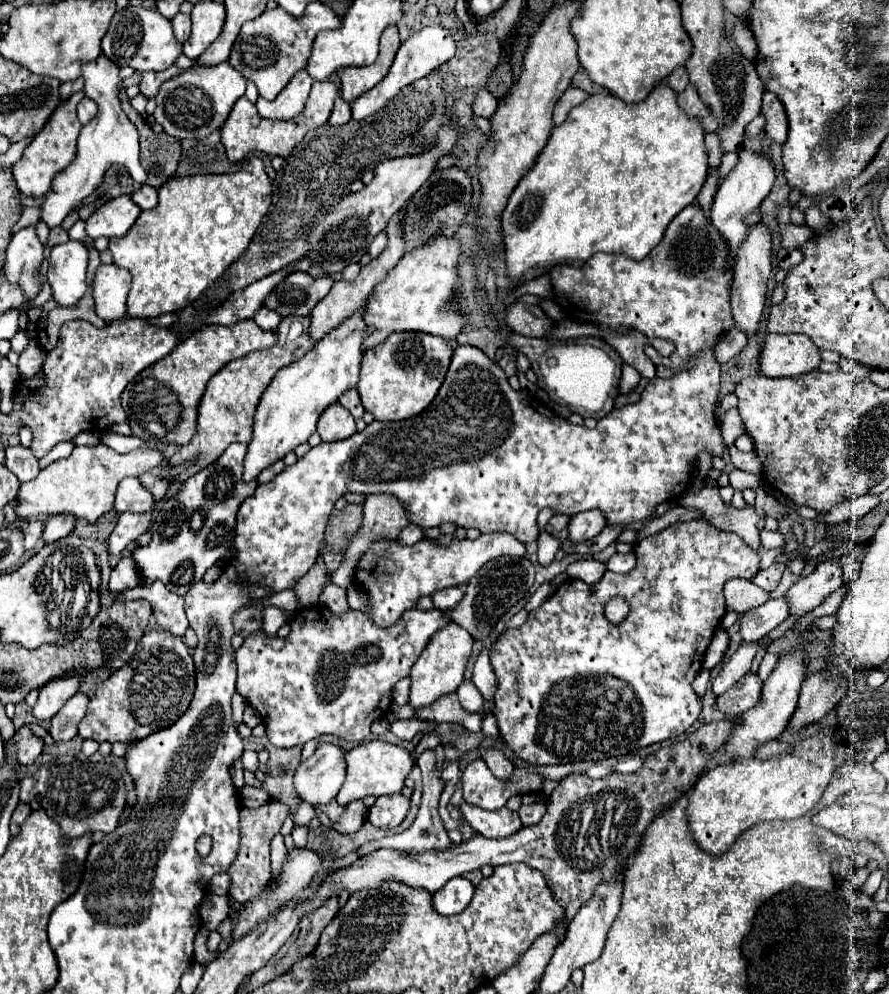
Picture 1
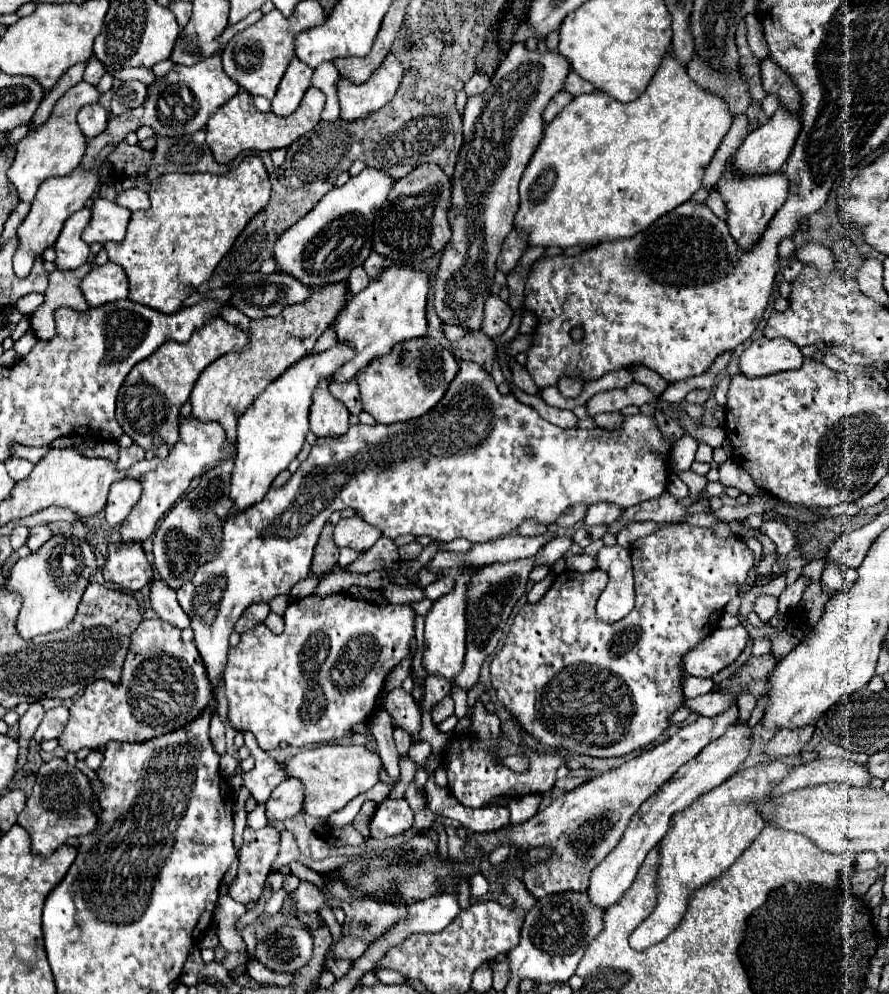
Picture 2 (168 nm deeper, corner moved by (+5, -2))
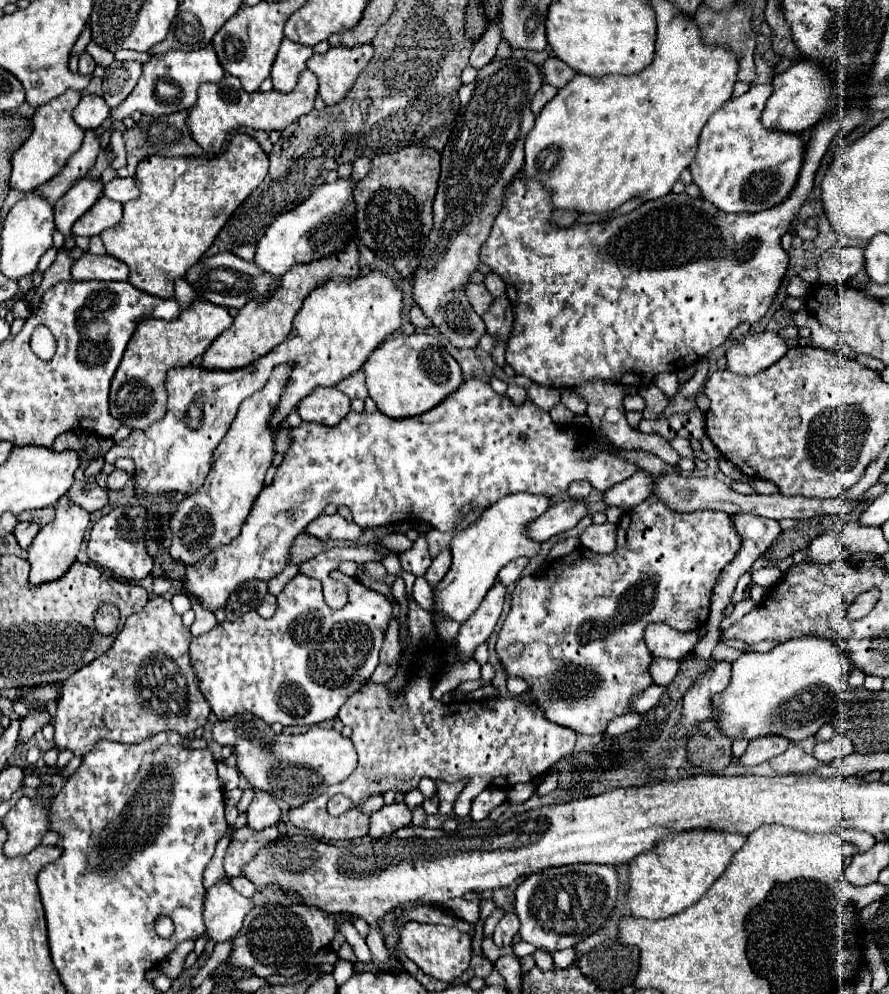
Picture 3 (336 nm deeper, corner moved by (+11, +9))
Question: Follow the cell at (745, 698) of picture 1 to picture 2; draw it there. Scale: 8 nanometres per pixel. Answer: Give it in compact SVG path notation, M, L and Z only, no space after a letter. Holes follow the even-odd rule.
M708 692L696 698L684 698L680 706L690 708L692 712L700 714L700 716L716 716L718 712L726 710L732 702L736 700L736 696L724 696L718 692Z

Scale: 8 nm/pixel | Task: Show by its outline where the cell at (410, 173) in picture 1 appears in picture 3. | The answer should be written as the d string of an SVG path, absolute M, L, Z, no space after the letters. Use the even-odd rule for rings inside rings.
M352 177L336 179L334 183L324 183L302 205L280 215L258 241L254 263L266 273L282 277L298 263L326 259L344 251L344 247L358 239L354 187L356 181L352 181Z

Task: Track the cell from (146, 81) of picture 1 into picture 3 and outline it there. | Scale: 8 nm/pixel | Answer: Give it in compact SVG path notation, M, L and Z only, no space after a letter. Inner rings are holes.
M94 41L86 47L86 53L90 53L90 55L94 57L94 61L96 61L98 65L102 65L102 67L108 67L108 65L114 61L114 53L110 53L110 51L102 49L102 47L100 47L100 45L96 45Z

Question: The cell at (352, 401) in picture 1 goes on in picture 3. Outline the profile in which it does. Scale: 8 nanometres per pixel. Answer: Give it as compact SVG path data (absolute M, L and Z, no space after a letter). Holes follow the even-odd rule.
M356 371L350 377L342 379L336 385L336 389L340 389L350 399L366 399L368 397L368 391L366 391L366 385L364 385L364 373L362 371Z

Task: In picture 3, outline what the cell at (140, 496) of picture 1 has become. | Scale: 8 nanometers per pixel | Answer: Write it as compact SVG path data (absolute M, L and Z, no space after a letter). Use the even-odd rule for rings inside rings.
M116 469L114 473L110 473L110 475L108 475L106 485L108 485L108 489L110 489L110 491L122 491L122 489L126 487L126 483L128 483L128 481L130 481L130 475L128 475L126 471Z

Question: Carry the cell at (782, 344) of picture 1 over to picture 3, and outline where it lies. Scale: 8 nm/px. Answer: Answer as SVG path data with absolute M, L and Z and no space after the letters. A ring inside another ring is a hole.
M760 331L742 337L726 351L728 369L732 373L756 375L758 371L768 369L788 351L786 339L778 331Z

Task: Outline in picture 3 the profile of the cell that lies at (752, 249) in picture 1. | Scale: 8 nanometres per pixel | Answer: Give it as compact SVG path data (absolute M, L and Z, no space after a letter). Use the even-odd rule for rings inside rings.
M752 85L742 97L730 99L716 111L700 133L698 153L690 163L702 197L726 213L754 213L778 205L796 185L804 143L800 135L764 129L760 115L772 85Z

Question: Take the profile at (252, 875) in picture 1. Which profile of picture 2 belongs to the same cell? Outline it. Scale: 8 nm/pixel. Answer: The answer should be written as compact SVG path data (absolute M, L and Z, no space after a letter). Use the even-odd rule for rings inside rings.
M272 826L262 830L244 830L244 844L238 852L240 868L230 884L230 896L242 904L258 900L264 890L266 876L280 852L280 832Z

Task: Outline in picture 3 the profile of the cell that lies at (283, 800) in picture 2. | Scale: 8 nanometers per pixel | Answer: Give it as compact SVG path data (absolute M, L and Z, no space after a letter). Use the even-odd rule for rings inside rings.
M256 791L254 801L248 807L248 825L252 829L264 829L280 821L280 807L276 799L264 791Z

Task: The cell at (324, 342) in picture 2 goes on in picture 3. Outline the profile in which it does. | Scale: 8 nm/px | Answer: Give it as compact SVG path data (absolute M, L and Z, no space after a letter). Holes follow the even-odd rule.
M316 387L310 397L300 401L296 411L302 421L314 421L332 427L350 411L350 399L336 387Z

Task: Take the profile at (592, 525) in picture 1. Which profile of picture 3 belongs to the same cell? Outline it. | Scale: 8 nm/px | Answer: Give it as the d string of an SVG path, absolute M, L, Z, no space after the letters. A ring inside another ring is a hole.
M636 473L628 481L622 481L620 485L614 485L604 493L604 503L608 507L620 507L622 511L632 509L634 505L640 505L650 493L652 493L654 477L648 473Z

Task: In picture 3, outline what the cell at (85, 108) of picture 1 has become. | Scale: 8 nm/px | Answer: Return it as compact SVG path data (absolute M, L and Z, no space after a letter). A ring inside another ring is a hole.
M84 95L82 101L78 103L78 107L74 109L74 121L82 129L96 129L104 123L108 113L110 113L110 109L108 109L108 105L104 103L102 97Z

